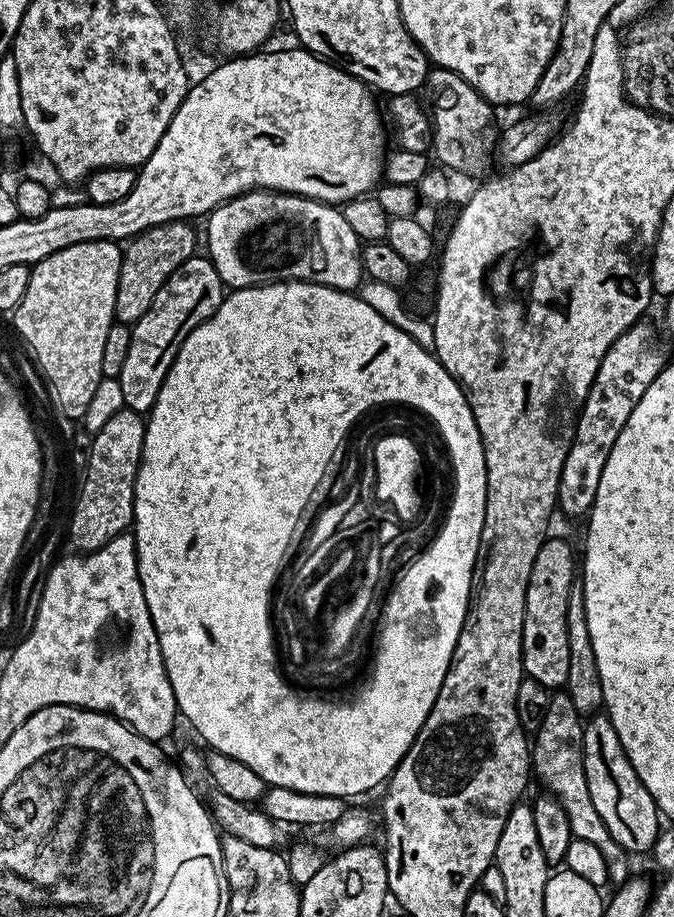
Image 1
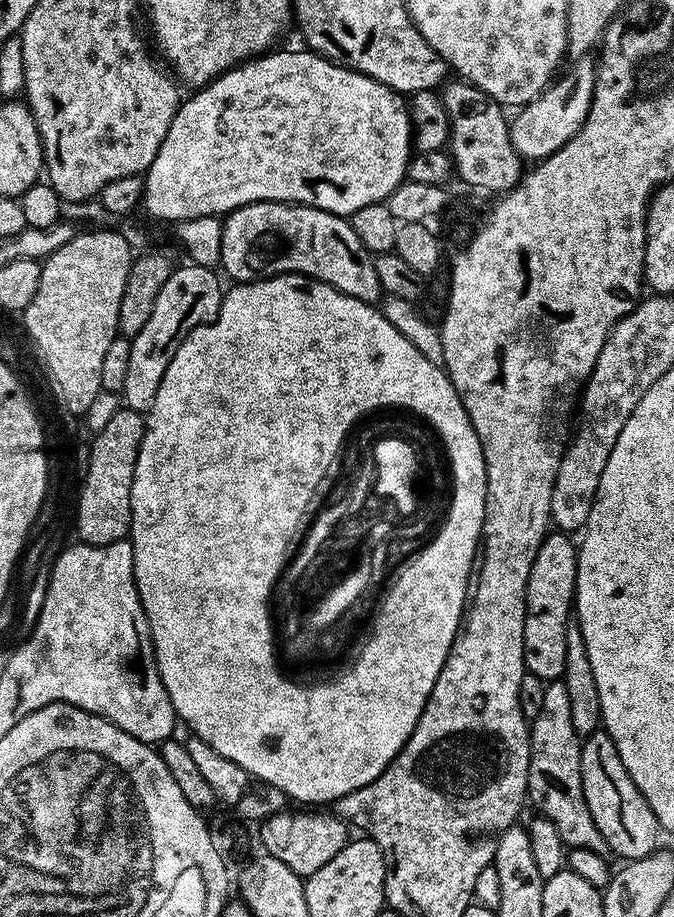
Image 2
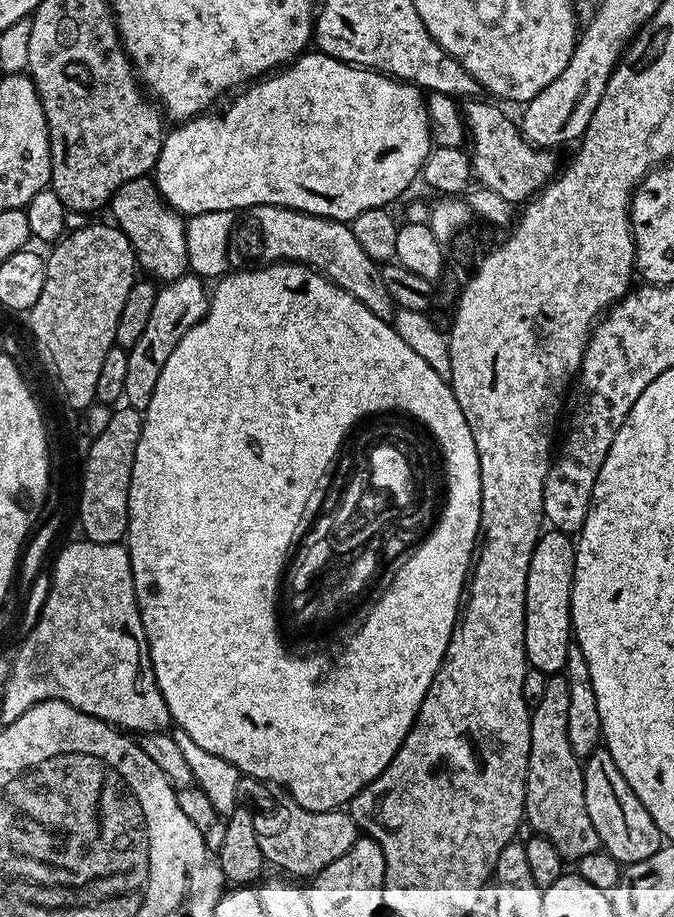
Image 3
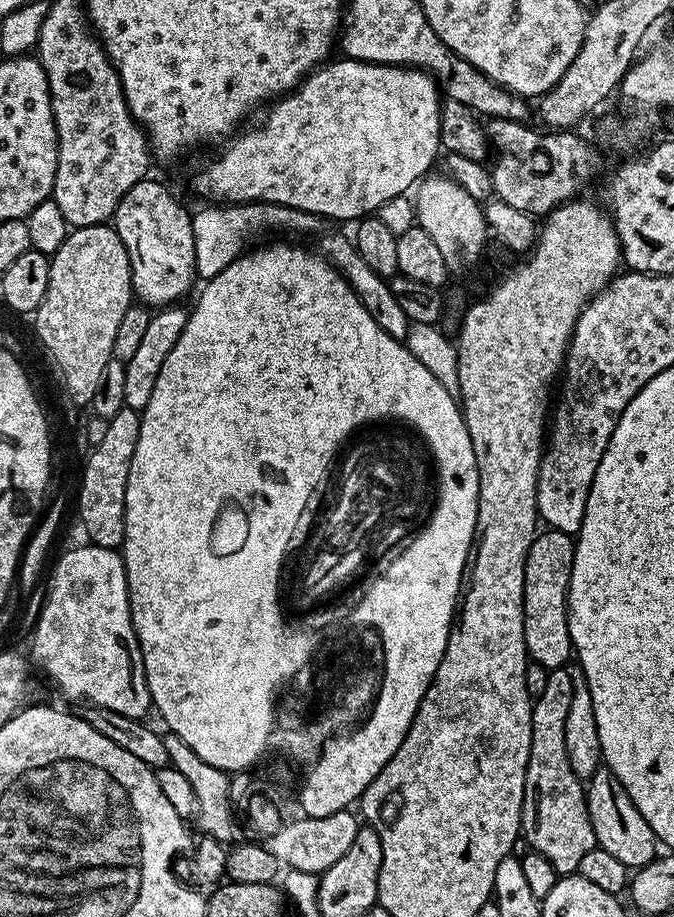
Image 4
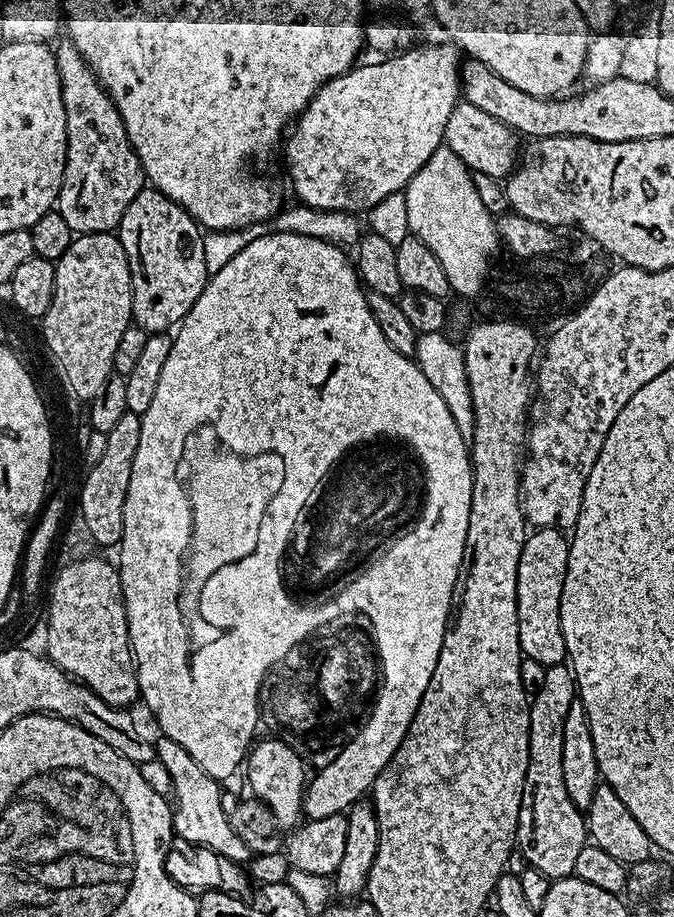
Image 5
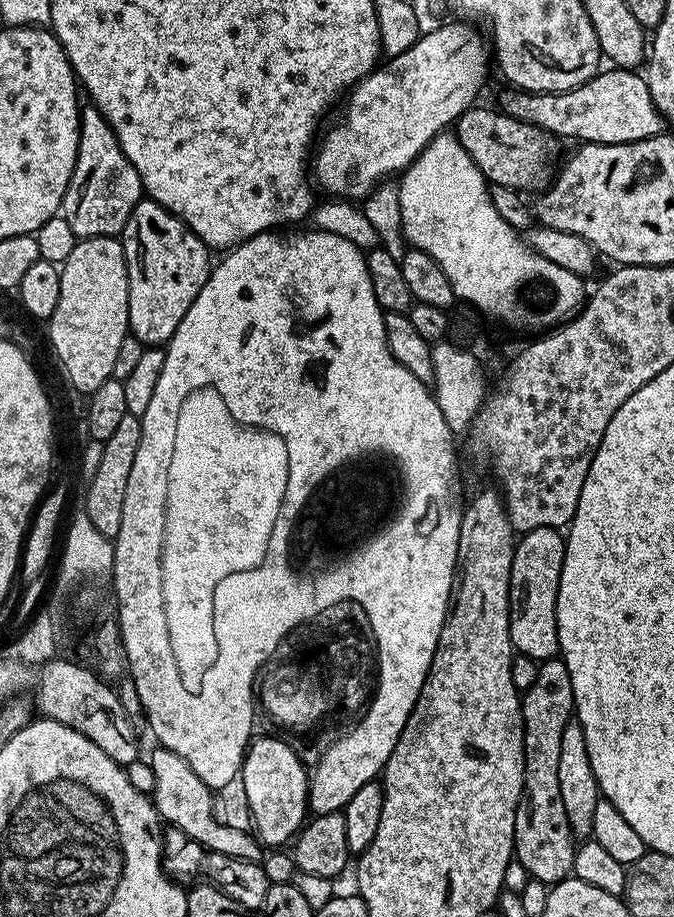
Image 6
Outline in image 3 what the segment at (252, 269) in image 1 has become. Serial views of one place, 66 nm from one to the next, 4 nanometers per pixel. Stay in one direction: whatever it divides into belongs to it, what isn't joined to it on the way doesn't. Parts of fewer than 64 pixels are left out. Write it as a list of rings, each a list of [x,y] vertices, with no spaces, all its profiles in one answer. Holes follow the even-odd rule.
[[[260,204],[239,217],[231,238],[231,251],[248,260],[244,262],[259,261],[261,265],[291,262],[315,268],[383,320],[391,321],[398,311],[382,282],[381,265],[358,246],[358,238],[354,238],[347,223],[310,216],[295,208],[279,208],[277,204]]]

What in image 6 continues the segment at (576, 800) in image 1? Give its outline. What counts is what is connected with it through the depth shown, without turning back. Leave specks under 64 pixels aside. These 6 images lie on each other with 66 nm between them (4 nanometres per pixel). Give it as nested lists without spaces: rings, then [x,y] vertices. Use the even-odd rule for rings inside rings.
[[[553,658],[543,661],[538,670],[538,678],[534,678],[534,686],[530,686],[528,692],[523,693],[522,696],[522,718],[524,719],[524,793],[520,795],[520,805],[516,811],[516,825],[514,826],[514,838],[516,839],[516,847],[514,849],[514,860],[518,865],[528,871],[527,875],[531,879],[542,882],[549,886],[553,884],[560,884],[562,881],[569,879],[572,876],[572,867],[574,866],[574,854],[578,847],[577,841],[572,834],[572,827],[566,818],[566,809],[562,806],[562,793],[558,786],[558,750],[562,747],[562,730],[568,725],[569,720],[573,719],[574,709],[572,703],[574,702],[574,694],[570,686],[570,670],[566,670],[563,660]]]

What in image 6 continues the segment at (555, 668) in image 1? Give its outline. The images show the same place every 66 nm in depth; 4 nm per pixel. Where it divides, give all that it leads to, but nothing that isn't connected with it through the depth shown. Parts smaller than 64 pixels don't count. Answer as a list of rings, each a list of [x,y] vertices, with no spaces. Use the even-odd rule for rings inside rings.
[[[539,528],[523,533],[515,541],[514,562],[510,566],[510,638],[513,649],[519,655],[529,656],[538,662],[553,659],[559,653],[556,607],[558,606],[558,582],[562,578],[565,537],[559,528]]]

